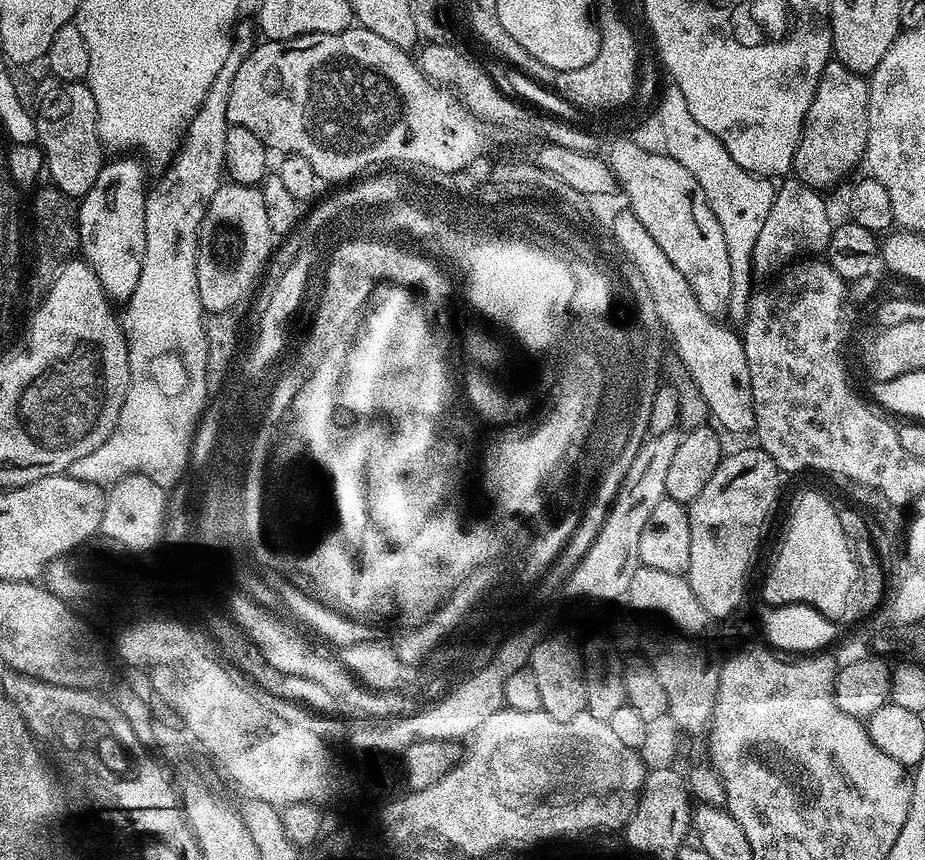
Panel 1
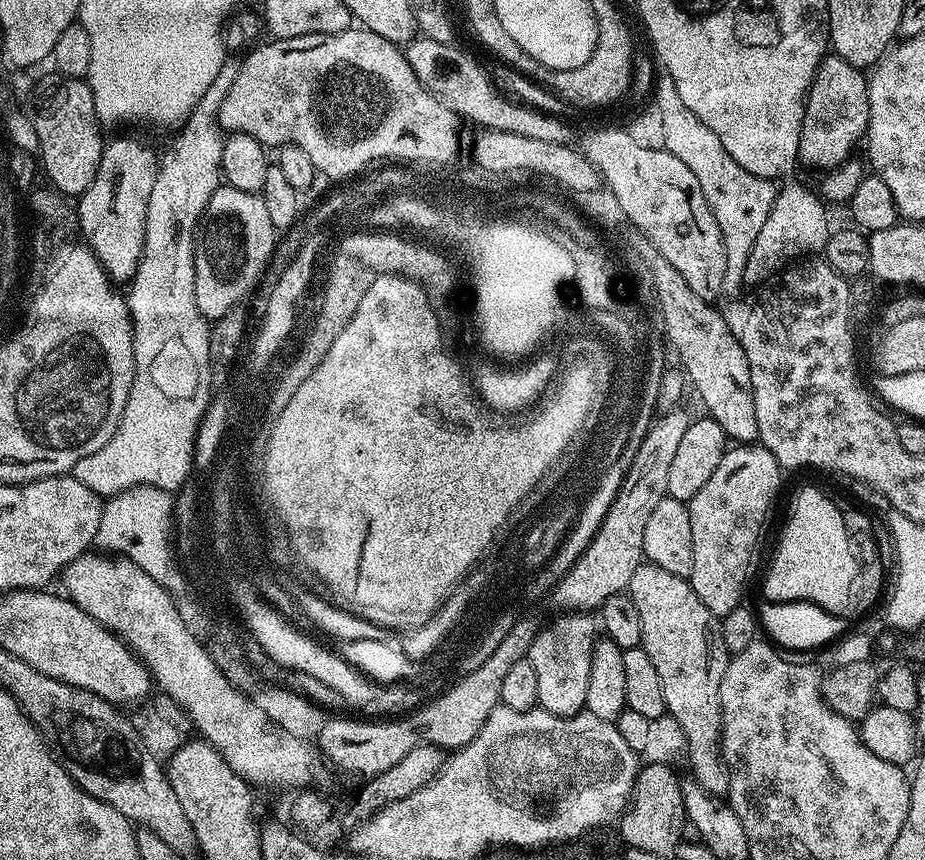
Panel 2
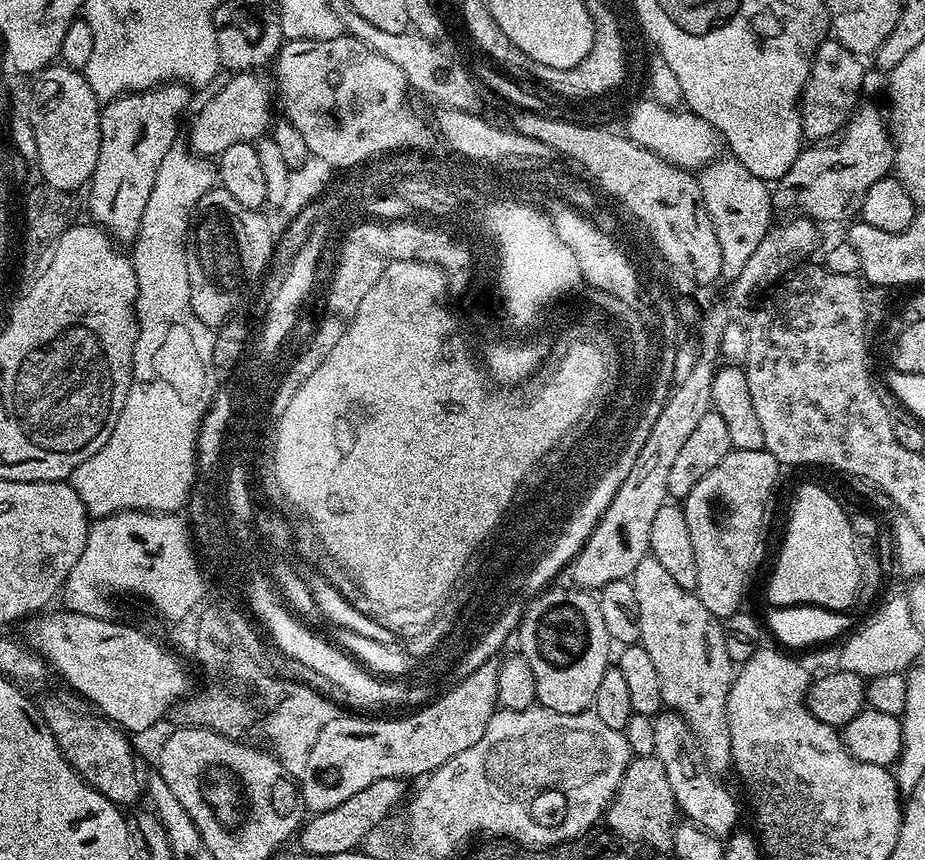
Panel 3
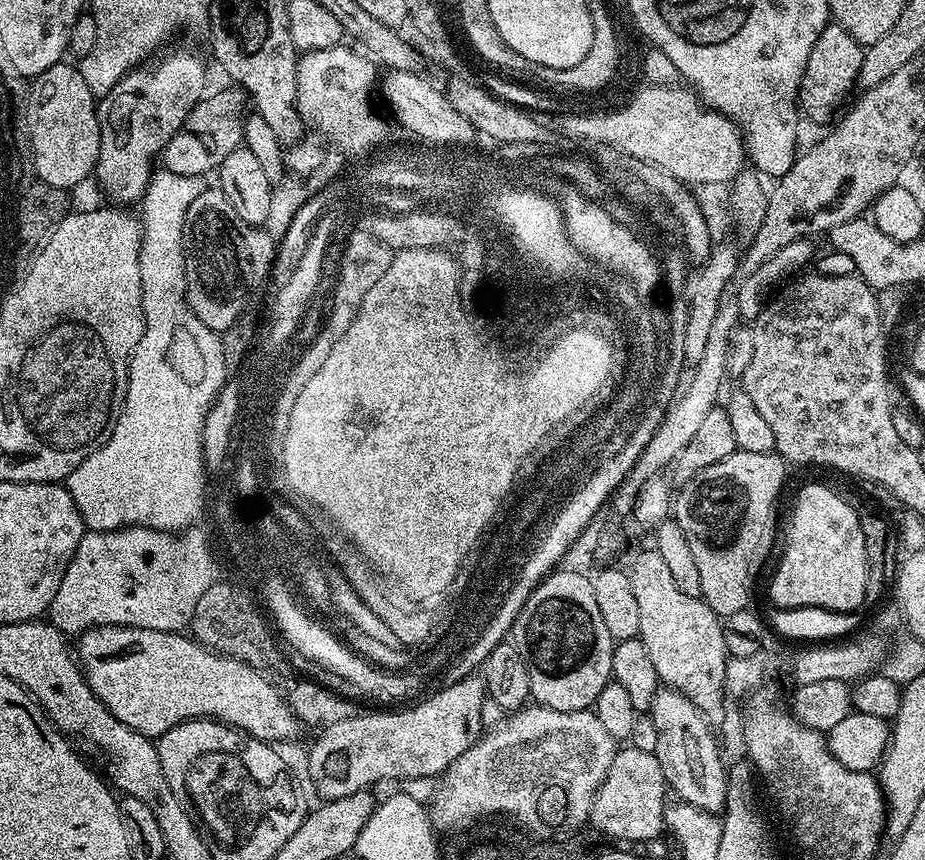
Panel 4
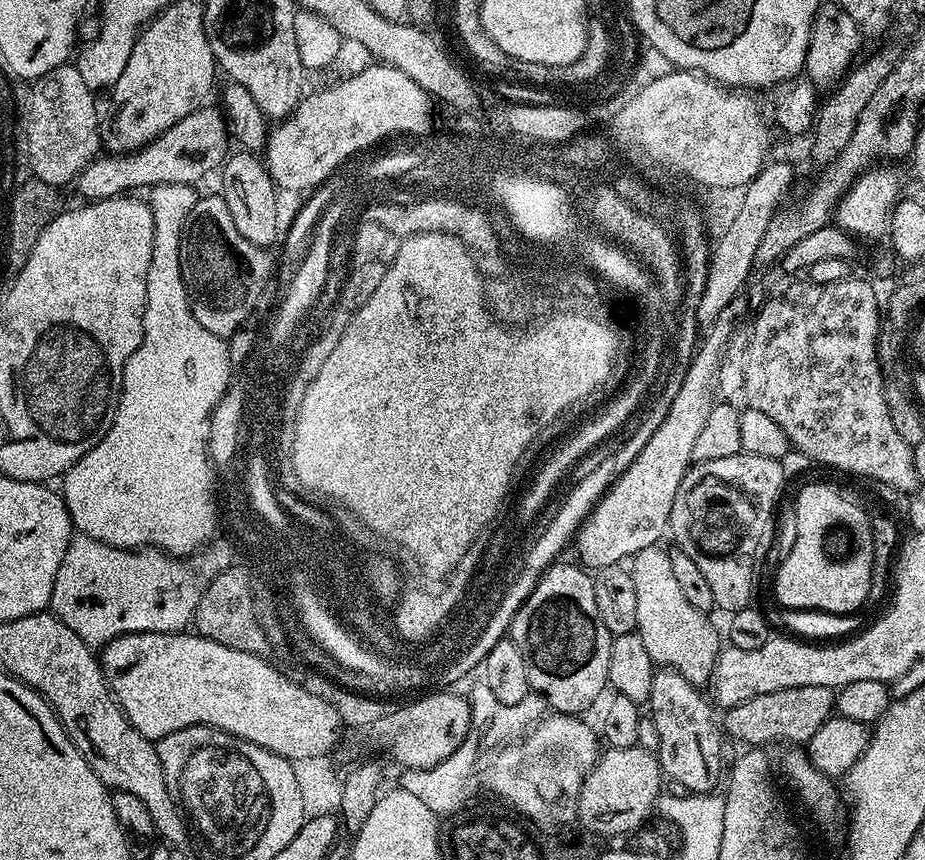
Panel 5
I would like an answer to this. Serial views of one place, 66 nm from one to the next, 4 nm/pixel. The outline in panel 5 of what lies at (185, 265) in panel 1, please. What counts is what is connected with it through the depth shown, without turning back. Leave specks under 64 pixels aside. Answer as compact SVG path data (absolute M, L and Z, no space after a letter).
M158 184L151 189L150 195L147 197L148 204L154 214L154 250L150 254L150 270L146 274L144 340L138 346L138 350L134 350L134 354L130 354L124 367L120 404L116 407L114 422L110 426L106 438L102 438L102 442L98 442L90 451L82 454L82 458L78 458L78 462L74 466L70 466L70 470L64 473L62 477L64 505L68 508L72 527L79 535L93 536L95 540L100 540L103 544L109 544L115 548L131 548L133 550L137 548L159 548L161 552L167 552L173 558L191 557L191 552L195 548L201 547L200 549L203 549L209 543L209 541L207 542L208 536L212 536L216 532L216 504L218 508L218 500L212 497L214 467L209 457L208 435L211 430L212 412L224 396L225 377L229 361L227 343L221 337L210 334L210 330L202 327L198 318L194 318L194 314L188 309L188 295L184 289L184 280L180 269L180 236L184 233L186 218L190 214L190 210L194 210L194 202L198 199L198 192L196 191L197 189L191 184Z

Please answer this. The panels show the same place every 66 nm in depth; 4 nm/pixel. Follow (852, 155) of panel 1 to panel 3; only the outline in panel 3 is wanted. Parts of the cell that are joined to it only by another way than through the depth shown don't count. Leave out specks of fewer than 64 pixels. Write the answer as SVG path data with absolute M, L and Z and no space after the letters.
M825 38L818 46L812 59L812 69L808 75L804 93L800 95L800 124L809 141L824 142L843 131L844 125L862 100L860 91L864 88L864 64L865 61L861 57L846 50L846 46L842 46L835 38Z

